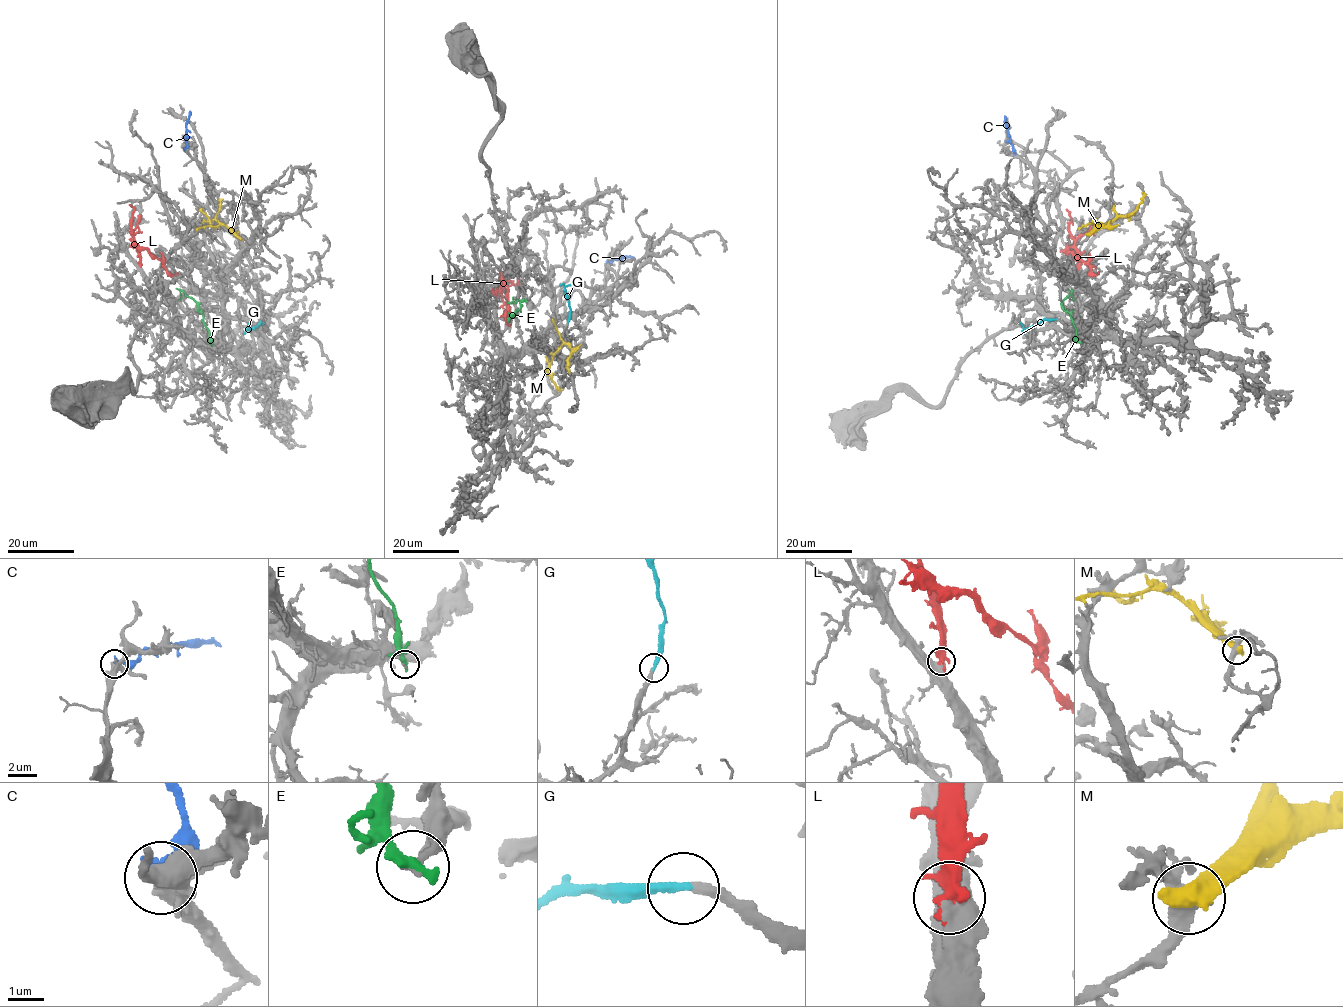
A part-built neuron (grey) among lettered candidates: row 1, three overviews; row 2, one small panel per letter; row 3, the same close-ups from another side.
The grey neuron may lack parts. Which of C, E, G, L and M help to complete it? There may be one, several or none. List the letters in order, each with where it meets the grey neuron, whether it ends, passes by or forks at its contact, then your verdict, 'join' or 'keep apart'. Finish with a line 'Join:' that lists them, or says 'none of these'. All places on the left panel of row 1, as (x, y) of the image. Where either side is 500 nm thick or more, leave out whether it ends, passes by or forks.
C: meets grey at (185, 150); it ends there; keep apart
E: meets grey at (211, 344); it ends there; keep apart
G: meets grey at (263, 323); it ends there; join
L: meets grey at (140, 264); join
M: meets grey at (240, 239); keep apart
Join: G, L

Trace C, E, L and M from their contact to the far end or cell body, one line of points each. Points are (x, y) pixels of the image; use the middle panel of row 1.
C: (606, 261), (633, 257)
E: (509, 319), (514, 316), (524, 300), (507, 302)
L: (492, 291), (498, 291), (503, 281), (507, 288), (506, 322), (510, 326)
M: (578, 347), (571, 349), (563, 343), (550, 363), (548, 374), (558, 389), (563, 390)

